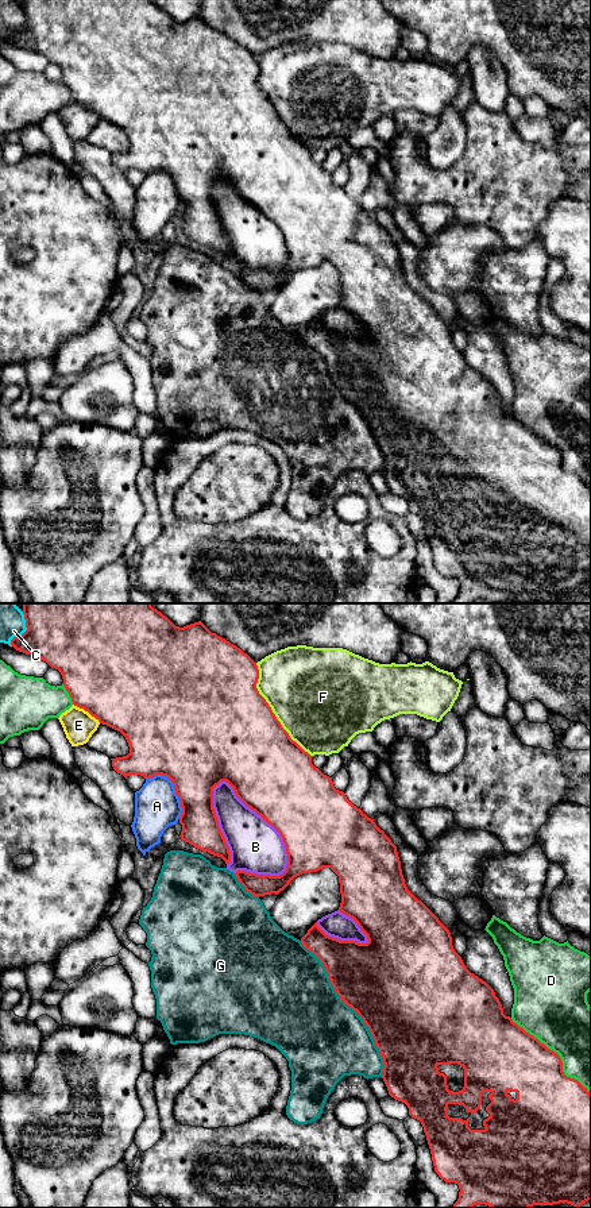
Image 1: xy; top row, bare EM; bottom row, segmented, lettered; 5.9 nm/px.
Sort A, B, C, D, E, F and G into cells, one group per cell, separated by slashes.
A / B / C / D / E / F / G

